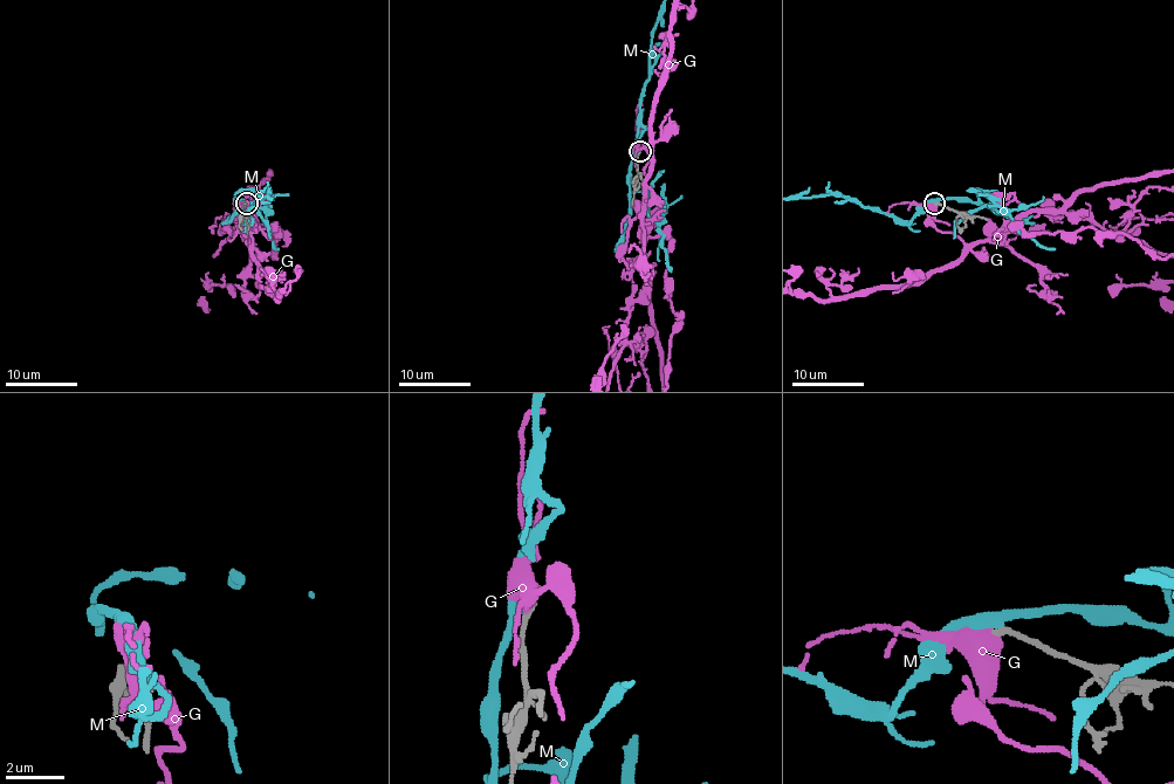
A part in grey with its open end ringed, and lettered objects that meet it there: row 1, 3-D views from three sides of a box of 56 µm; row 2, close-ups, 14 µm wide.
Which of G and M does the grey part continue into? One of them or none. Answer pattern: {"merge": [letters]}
{"merge": []}

